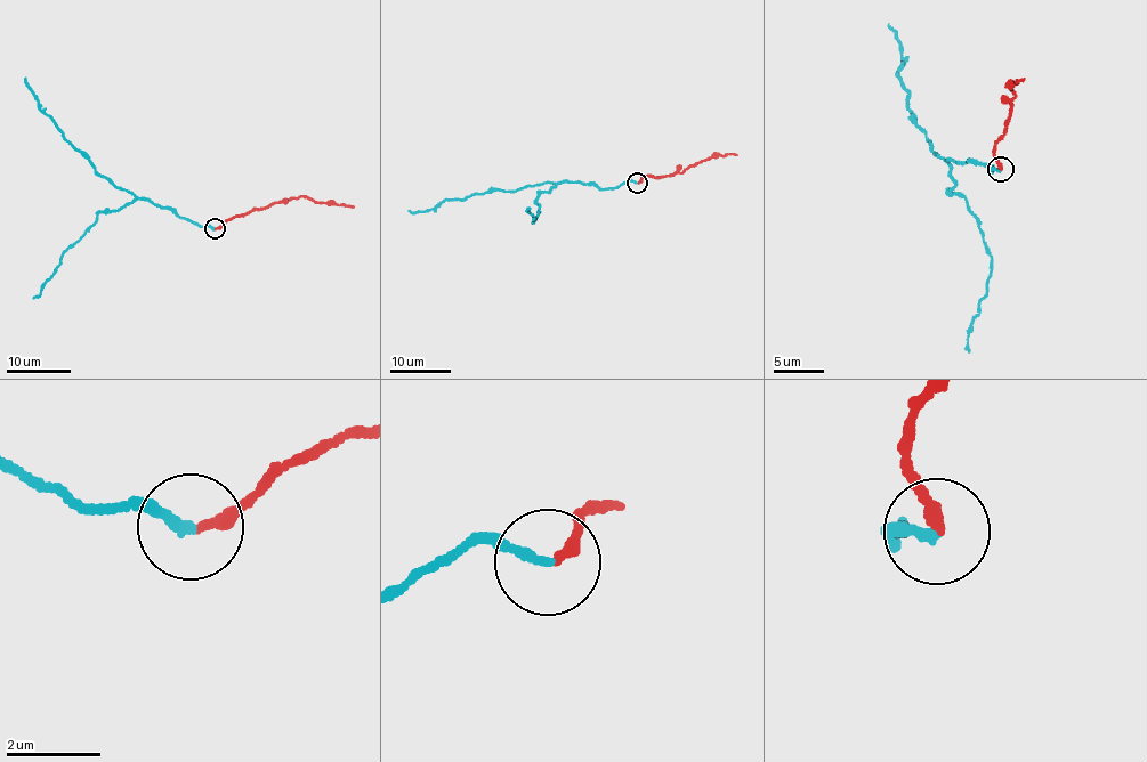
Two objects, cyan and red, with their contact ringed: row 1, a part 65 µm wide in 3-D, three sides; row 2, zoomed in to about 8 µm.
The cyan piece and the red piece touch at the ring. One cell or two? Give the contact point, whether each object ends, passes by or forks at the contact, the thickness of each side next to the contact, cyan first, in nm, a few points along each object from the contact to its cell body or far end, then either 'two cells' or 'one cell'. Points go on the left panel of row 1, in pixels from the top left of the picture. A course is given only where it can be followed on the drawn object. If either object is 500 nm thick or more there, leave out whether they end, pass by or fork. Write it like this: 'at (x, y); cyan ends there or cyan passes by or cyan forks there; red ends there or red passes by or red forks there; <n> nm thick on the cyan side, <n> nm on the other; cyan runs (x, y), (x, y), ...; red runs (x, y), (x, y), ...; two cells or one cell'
at (215, 228); cyan ends there; red ends there; 200 nm thick on the cyan side, 240 nm on the other; cyan runs (215, 228), (114, 187), (99, 176), (45, 114), (25, 78); red runs (216, 228), (228, 219), (301, 196), (354, 207); two cells

